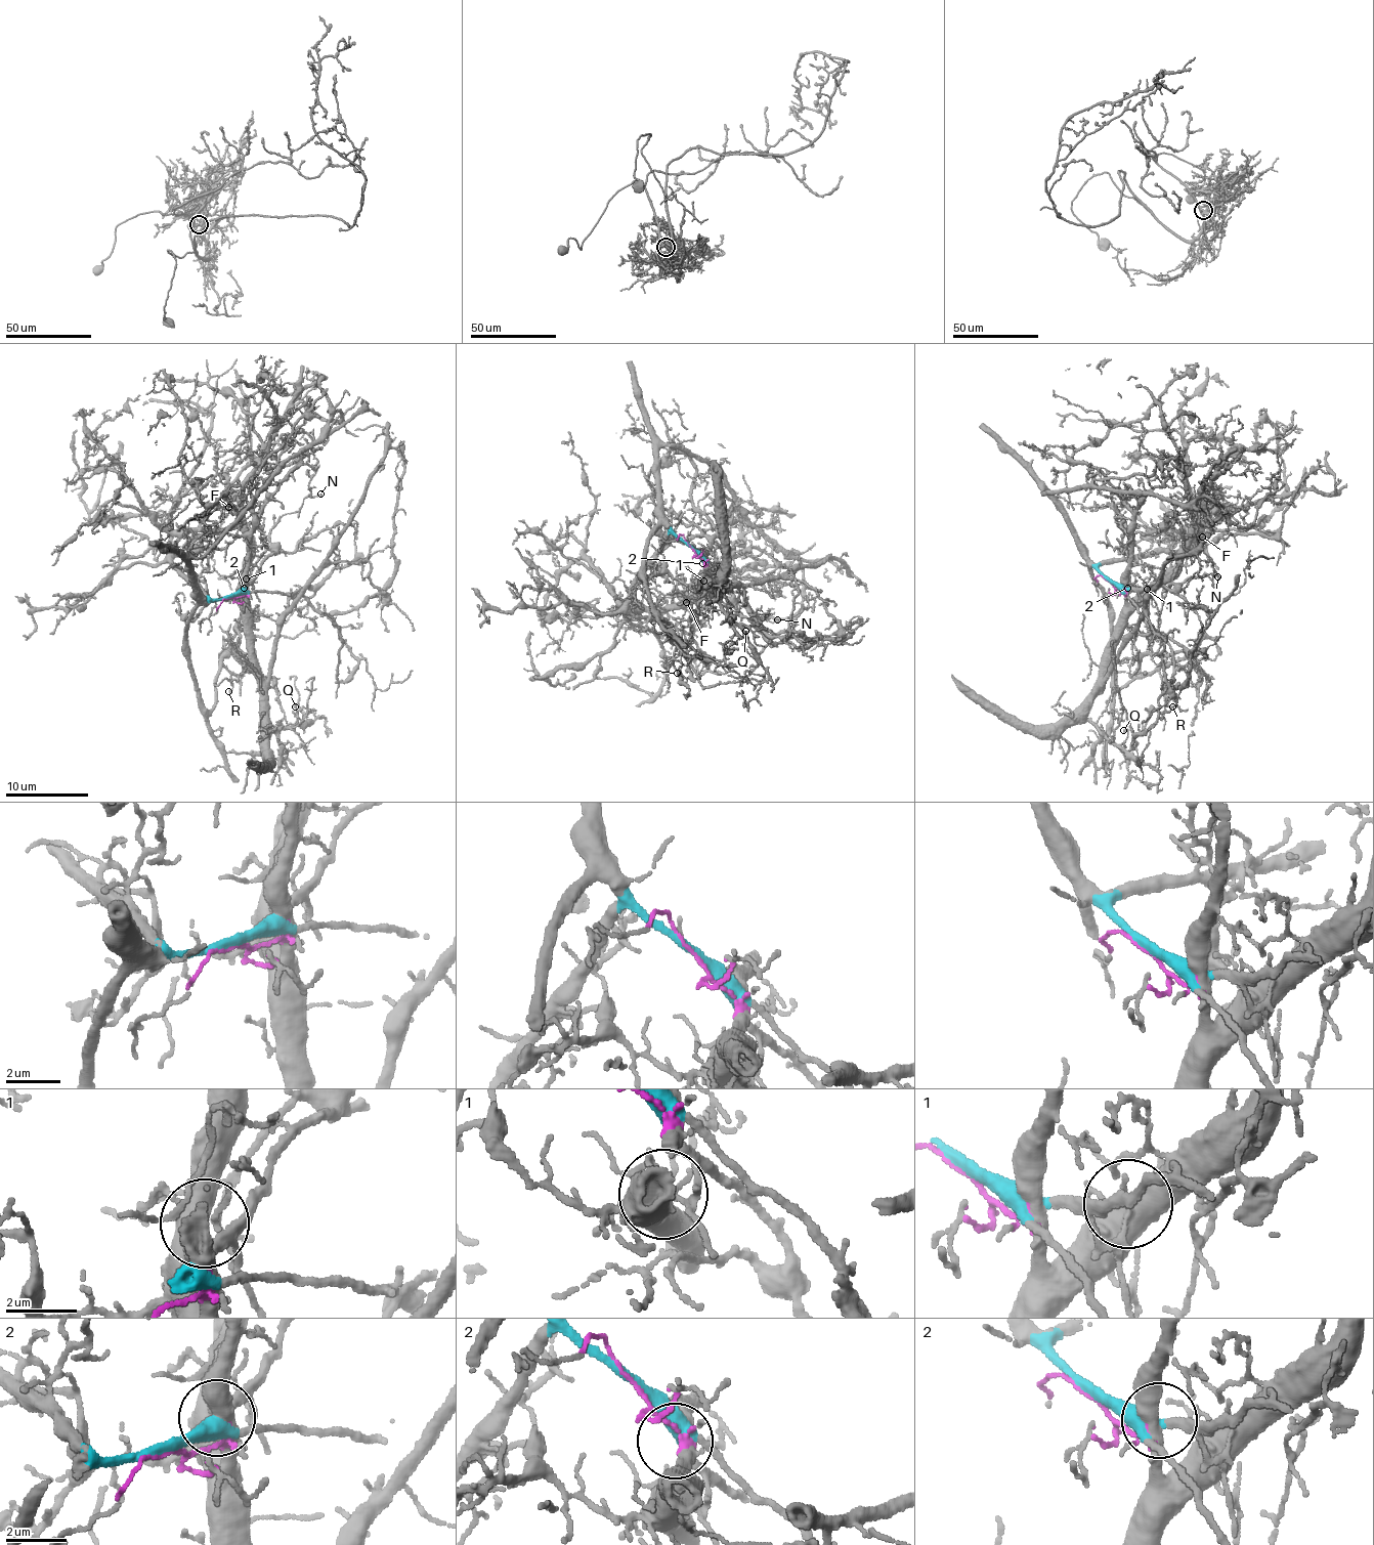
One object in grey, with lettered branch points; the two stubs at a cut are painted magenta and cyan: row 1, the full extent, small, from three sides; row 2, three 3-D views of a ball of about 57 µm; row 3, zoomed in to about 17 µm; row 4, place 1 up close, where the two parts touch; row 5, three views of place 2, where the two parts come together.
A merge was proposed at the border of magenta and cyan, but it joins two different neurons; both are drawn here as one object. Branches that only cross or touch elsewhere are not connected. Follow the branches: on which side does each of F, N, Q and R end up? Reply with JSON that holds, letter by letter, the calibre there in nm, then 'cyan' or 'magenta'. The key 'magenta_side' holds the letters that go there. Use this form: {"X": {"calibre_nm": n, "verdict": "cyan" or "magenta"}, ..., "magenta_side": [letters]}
{"F": {"calibre_nm": 150, "verdict": "magenta"}, "N": {"calibre_nm": 130, "verdict": "cyan"}, "Q": {"calibre_nm": 140, "verdict": "magenta"}, "R": {"calibre_nm": 140, "verdict": "cyan"}, "magenta_side": ["F", "Q"]}

